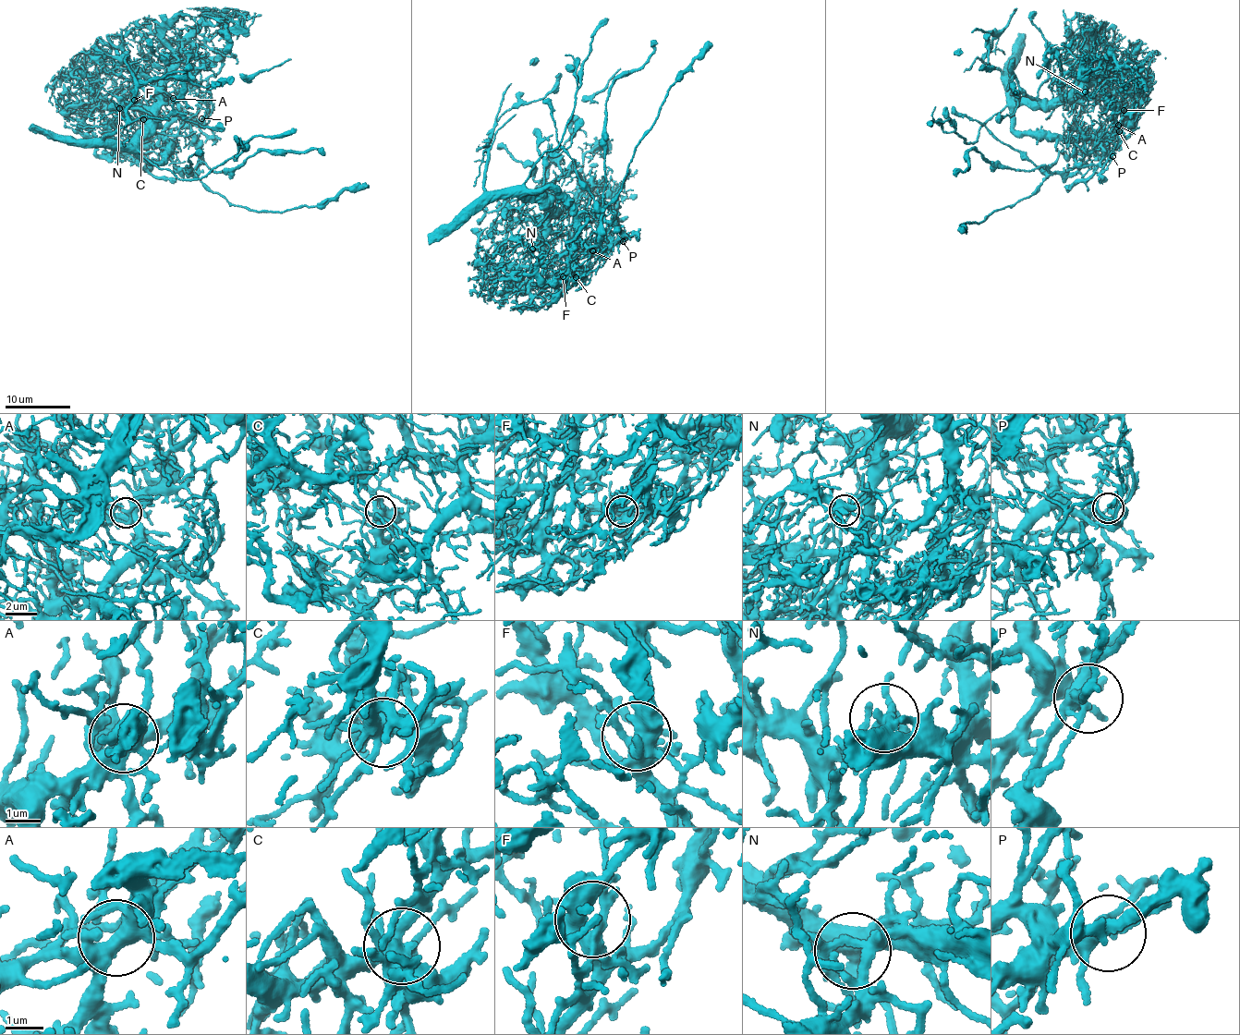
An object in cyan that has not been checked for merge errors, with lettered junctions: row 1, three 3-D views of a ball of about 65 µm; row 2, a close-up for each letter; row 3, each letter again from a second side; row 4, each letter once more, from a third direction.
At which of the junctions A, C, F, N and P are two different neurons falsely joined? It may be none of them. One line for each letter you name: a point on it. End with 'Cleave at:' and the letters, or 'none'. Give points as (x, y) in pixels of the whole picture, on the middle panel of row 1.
Cleave at: none

